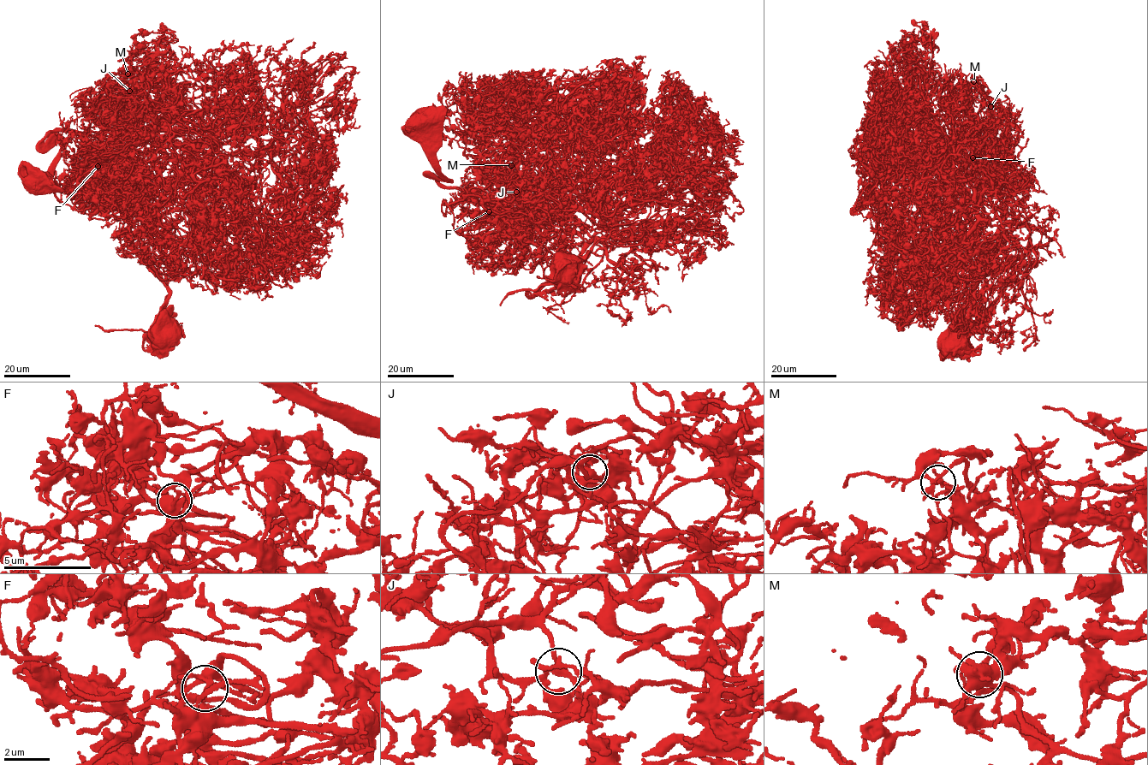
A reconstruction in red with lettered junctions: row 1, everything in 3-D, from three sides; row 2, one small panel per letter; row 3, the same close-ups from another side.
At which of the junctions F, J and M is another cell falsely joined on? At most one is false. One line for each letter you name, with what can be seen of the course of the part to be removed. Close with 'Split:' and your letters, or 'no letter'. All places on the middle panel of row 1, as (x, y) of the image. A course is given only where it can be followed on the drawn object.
F: (489, 211), (560, 202), (584, 232), (555, 210), (603, 172), (558, 109), (534, 121), (568, 101)
Split: F

